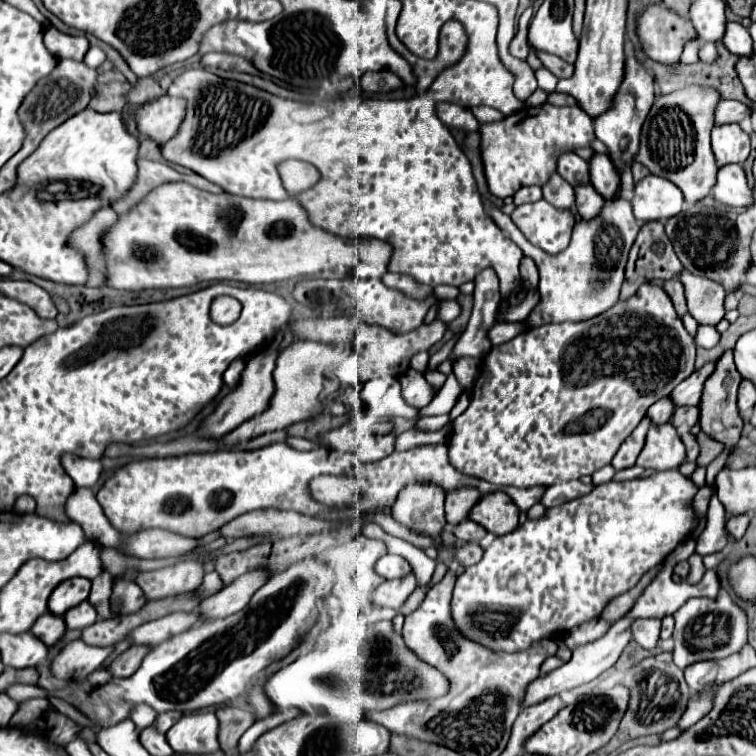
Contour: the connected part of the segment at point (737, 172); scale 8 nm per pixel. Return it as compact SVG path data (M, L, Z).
M725 164L719 168L711 196L725 206L751 206L751 192L741 164Z

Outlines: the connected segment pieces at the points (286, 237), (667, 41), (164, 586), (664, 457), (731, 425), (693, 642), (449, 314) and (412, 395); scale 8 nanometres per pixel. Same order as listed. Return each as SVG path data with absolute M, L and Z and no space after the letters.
M187 182L163 184L135 210L119 216L119 222L103 234L107 246L107 286L119 290L145 290L145 288L181 288L199 282L235 280L245 284L273 284L283 280L295 280L313 276L325 270L347 268L357 278L381 278L387 272L387 258L391 258L391 244L377 238L353 238L345 240L317 226L311 226L305 208L297 198L273 202L273 200L247 200L233 194L209 194Z
M649 6L639 18L637 32L645 52L653 60L673 64L679 60L685 40L695 36L693 30L695 28L685 18L679 18L675 12L663 6Z
M183 560L175 566L159 568L153 572L137 572L135 582L147 598L165 598L165 594L183 594L197 590L203 584L203 562Z
M653 424L647 432L645 448L637 458L637 466L653 470L677 468L685 460L685 446L677 428L667 424Z
M727 350L719 358L715 374L711 374L711 378L703 390L703 402L699 404L699 408L701 408L701 420L699 420L701 430L725 446L725 456L733 452L733 448L737 446L739 436L743 432L743 418L739 416L739 408L737 408L739 384L741 384L741 374L737 372L735 362L733 362L733 350Z
M721 590L715 600L711 598L691 598L687 600L675 614L675 630L673 630L673 662L685 670L687 666L701 660L721 660L729 654L739 652L747 644L747 614L737 604L737 600Z
M443 300L441 308L439 308L439 318L445 322L451 322L453 318L457 318L461 314L461 306L457 300Z
M409 368L403 376L401 376L401 394L403 394L403 400L409 404L409 406L415 406L415 408L423 408L431 402L431 398L435 396L433 388L427 384L427 380L423 378L421 372Z

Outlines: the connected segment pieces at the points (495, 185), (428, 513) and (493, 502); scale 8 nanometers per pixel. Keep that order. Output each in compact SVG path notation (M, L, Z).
M525 106L501 122L483 124L479 130L487 184L491 194L499 198L513 196L523 186L547 184L551 174L557 172L557 158L561 154L575 152L577 148L589 148L595 140L593 120L579 106Z
M407 486L391 508L391 516L417 534L441 538L447 526L445 494L439 486Z
M497 490L479 500L479 506L471 510L471 520L479 522L493 534L507 534L519 524L519 508L505 492Z

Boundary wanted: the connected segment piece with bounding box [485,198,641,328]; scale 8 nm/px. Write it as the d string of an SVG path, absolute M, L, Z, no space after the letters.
M485 198L485 210L495 220L495 224L511 236L511 240L523 250L523 254L531 256L535 260L535 264L539 268L541 300L527 318L527 324L531 328L549 324L549 322L559 324L559 322L567 322L567 320L579 322L583 318L593 318L595 314L609 310L617 302L627 254L641 228L637 218L633 216L631 204L625 198L615 198L615 200L607 202L603 212L597 218L593 218L589 222L585 222L585 220L577 222L569 248L563 250L563 254L557 254L555 258L551 258L549 254L543 254L541 250L535 250L535 246L527 244L527 239L521 236L519 228L511 222L511 218L507 214L503 214L501 208L495 206L487 198Z

